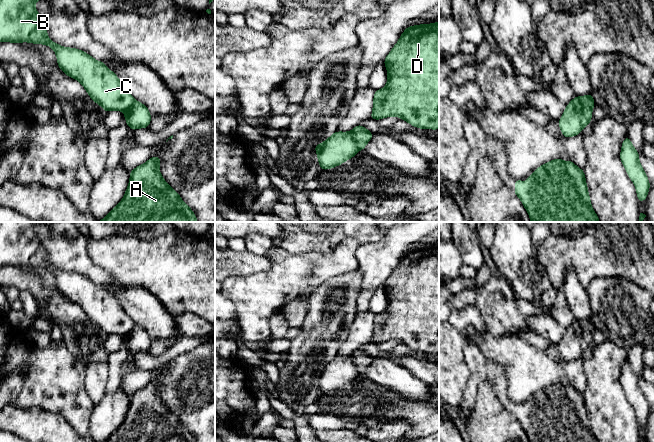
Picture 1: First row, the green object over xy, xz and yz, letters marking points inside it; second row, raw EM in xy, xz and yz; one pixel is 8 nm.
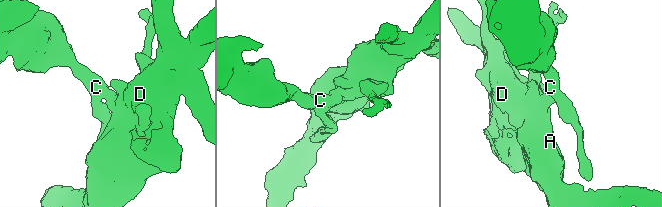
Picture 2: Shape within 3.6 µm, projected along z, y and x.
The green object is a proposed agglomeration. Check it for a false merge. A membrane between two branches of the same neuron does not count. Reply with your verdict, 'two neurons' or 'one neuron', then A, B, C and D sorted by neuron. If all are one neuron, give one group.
two neurons; groups A D / B C

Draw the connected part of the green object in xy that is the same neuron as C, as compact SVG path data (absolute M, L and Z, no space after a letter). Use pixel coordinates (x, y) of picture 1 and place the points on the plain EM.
M0 222L0 266L30 266L51 271L57 280L59 292L69 301L78 304L91 321L106 336L118 334L127 336L135 323L123 310L120 303L103 286L95 284L89 278L76 273L62 271L47 260L47 253L41 245L34 228L43 222Z

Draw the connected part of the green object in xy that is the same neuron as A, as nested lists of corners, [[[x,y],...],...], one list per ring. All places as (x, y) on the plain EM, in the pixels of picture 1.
[[[155,380],[131,394],[124,421],[105,442],[196,442],[161,400],[160,387]]]

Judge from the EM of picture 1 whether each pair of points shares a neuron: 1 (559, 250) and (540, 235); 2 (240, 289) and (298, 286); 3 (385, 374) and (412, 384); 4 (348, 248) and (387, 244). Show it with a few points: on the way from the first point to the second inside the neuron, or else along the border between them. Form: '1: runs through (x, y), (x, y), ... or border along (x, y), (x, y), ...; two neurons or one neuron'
1: border along (551, 234), (536, 246); two neurons
2: runs through (254, 289), (272, 289), (277, 286), (284, 286); one neuron
3: runs through (392, 375), (405, 383); one neuron
4: border along (361, 244), (355, 253), (358, 263), (357, 268); two neurons

